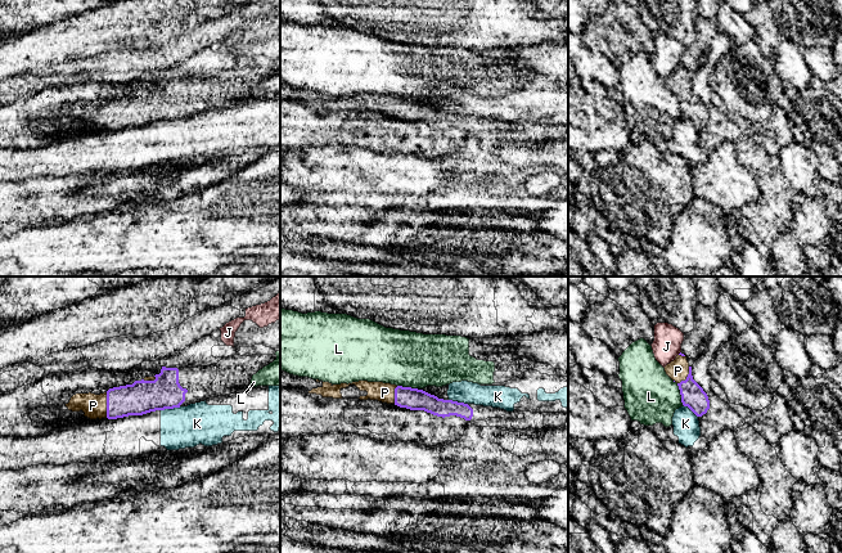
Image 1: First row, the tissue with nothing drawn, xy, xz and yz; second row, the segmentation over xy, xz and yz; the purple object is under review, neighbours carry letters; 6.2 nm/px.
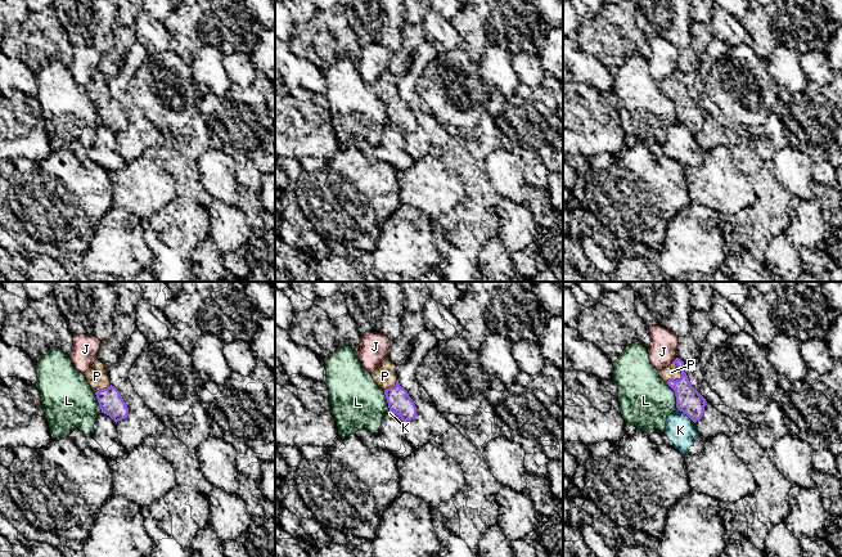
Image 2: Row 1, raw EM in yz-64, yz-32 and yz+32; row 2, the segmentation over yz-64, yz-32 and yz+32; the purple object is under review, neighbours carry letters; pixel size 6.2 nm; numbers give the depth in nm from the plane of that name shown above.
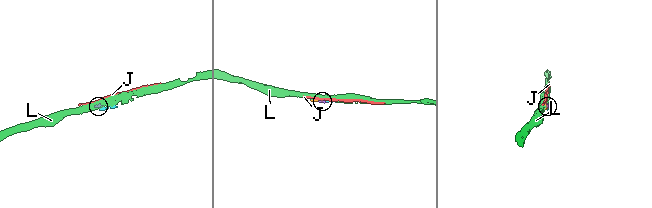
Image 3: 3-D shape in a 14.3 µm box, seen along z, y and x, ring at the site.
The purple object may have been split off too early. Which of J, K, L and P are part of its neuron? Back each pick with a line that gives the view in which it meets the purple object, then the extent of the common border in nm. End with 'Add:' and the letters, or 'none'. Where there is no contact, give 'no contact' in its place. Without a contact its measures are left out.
P: meets purple in xy; contact 160 nm long
Add: P

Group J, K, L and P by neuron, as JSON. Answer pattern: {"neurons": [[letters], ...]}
{"neurons": [["J"], ["K"], ["L"], ["P"]]}

